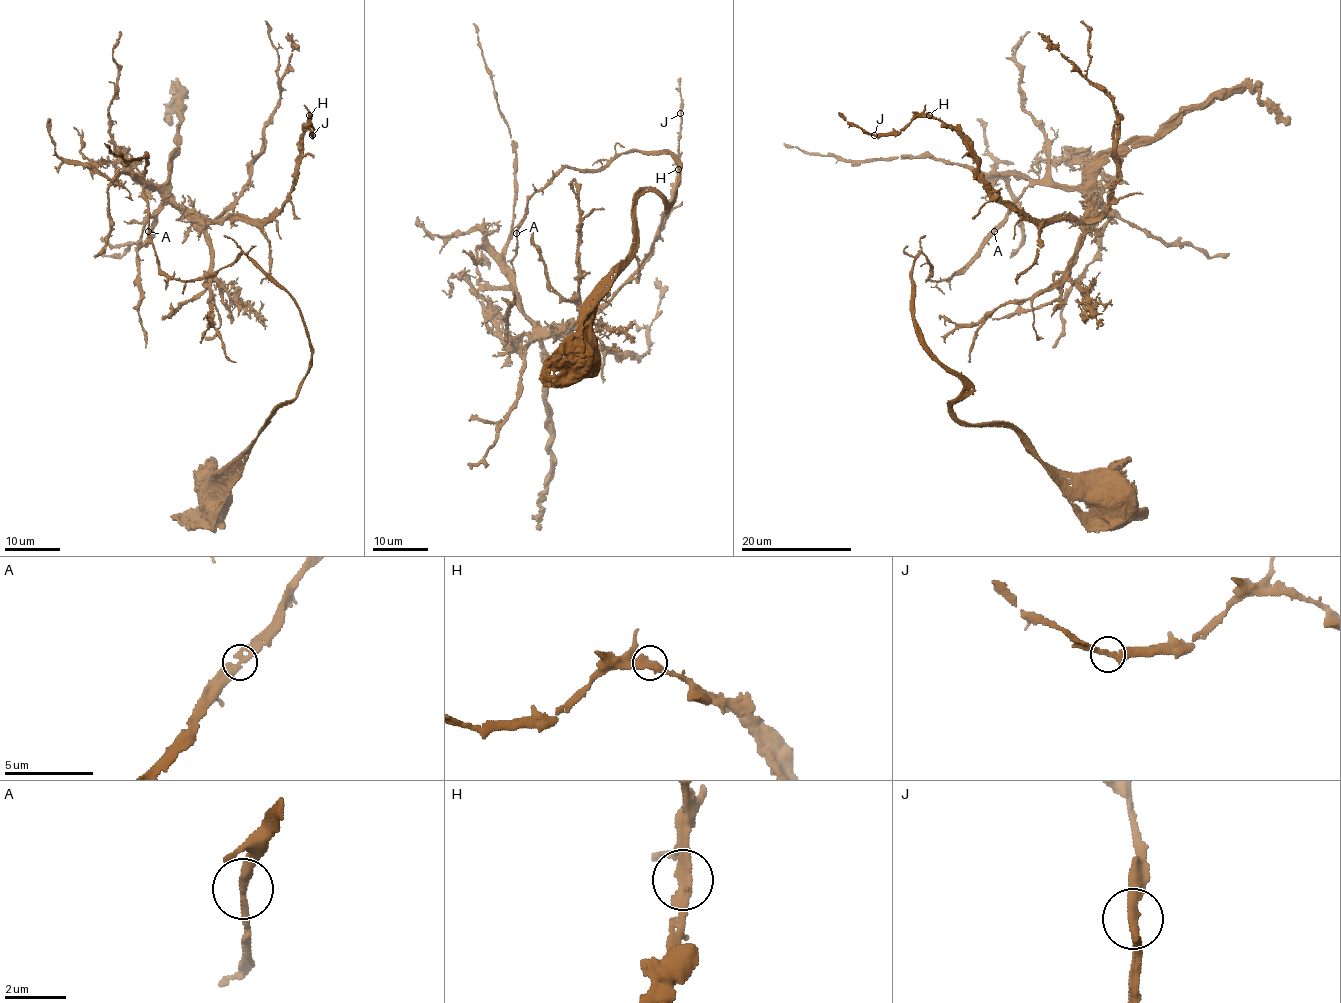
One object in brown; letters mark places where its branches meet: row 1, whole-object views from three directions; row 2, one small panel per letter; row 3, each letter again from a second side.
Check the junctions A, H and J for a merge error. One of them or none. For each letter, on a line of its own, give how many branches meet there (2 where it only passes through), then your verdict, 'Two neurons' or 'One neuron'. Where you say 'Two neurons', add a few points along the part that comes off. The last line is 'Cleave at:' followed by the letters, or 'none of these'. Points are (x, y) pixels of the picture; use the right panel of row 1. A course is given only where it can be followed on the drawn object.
A: Branches: 2. One neuron
H: Branches: 2. One neuron
J: Branches: 2. One neuron
Cleave at: none of these

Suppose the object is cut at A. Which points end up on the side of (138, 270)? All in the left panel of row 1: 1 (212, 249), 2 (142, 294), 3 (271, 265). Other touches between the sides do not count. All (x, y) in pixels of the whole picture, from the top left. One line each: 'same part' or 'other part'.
1: same part
2: same part
3: same part

